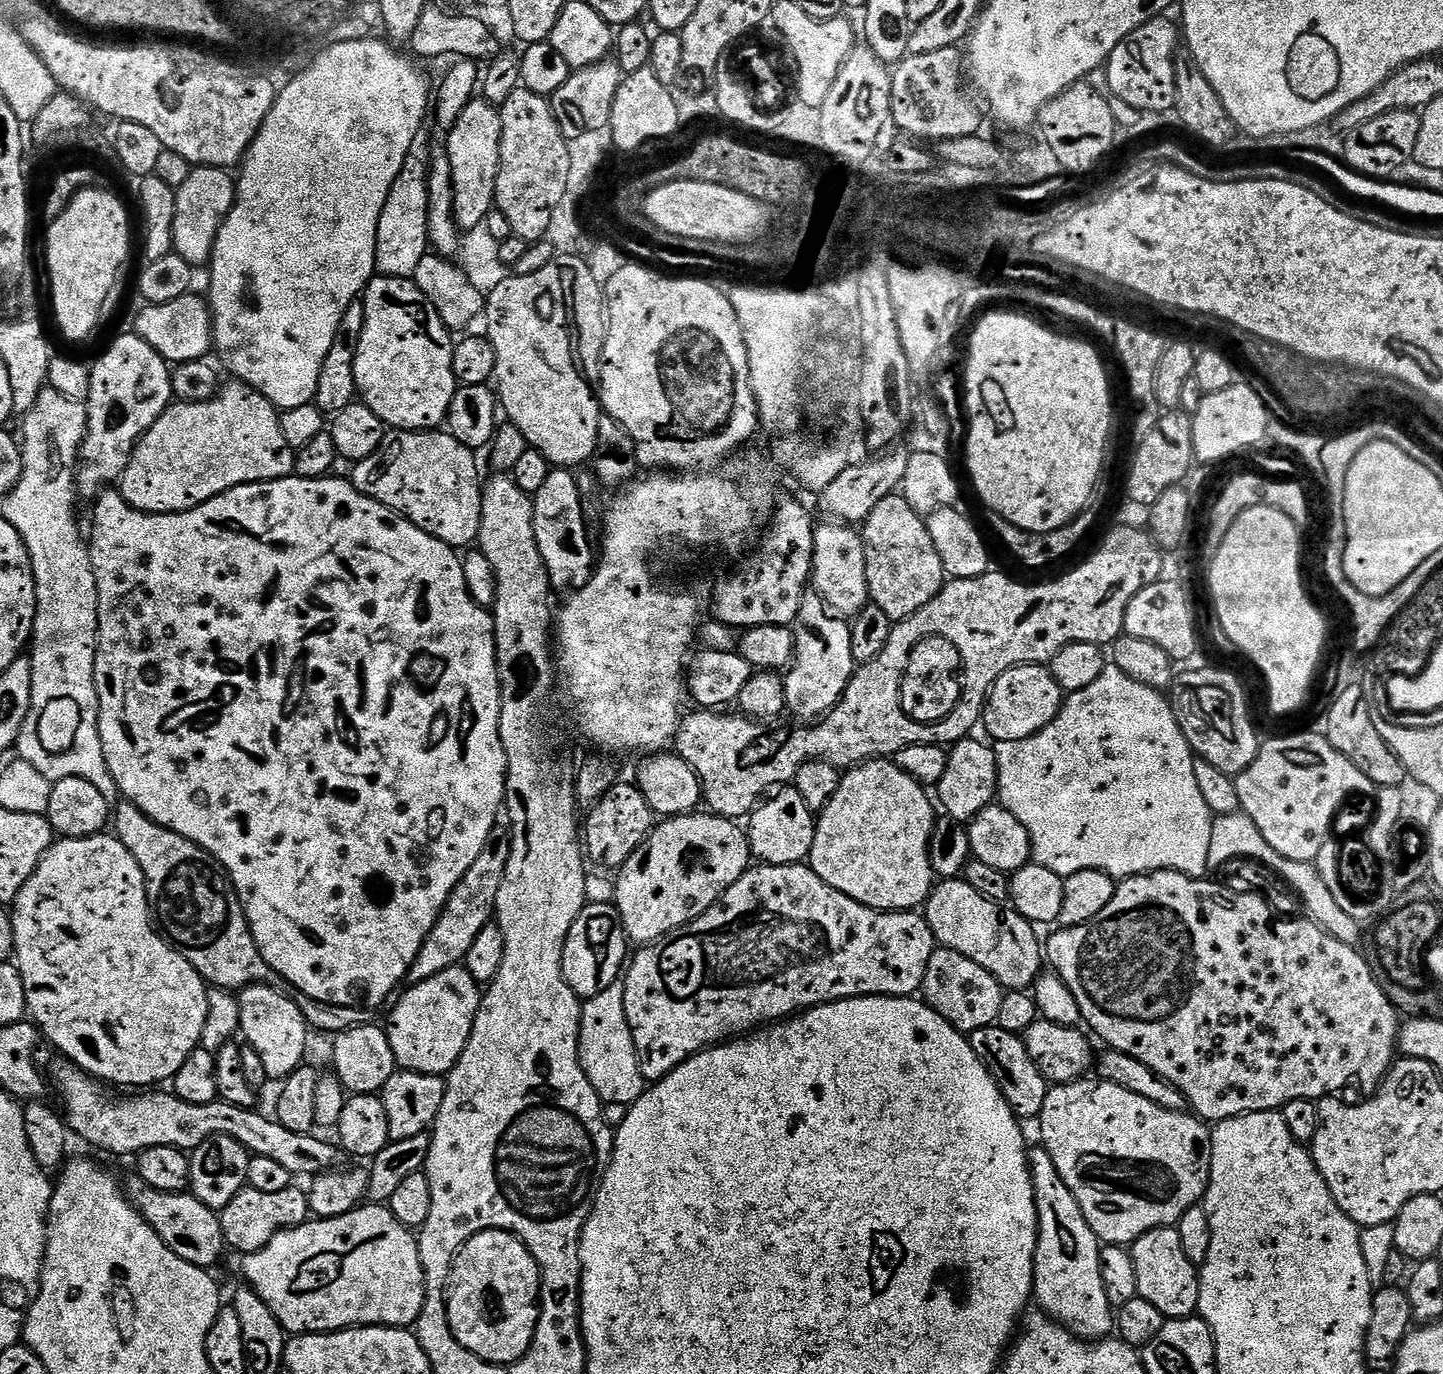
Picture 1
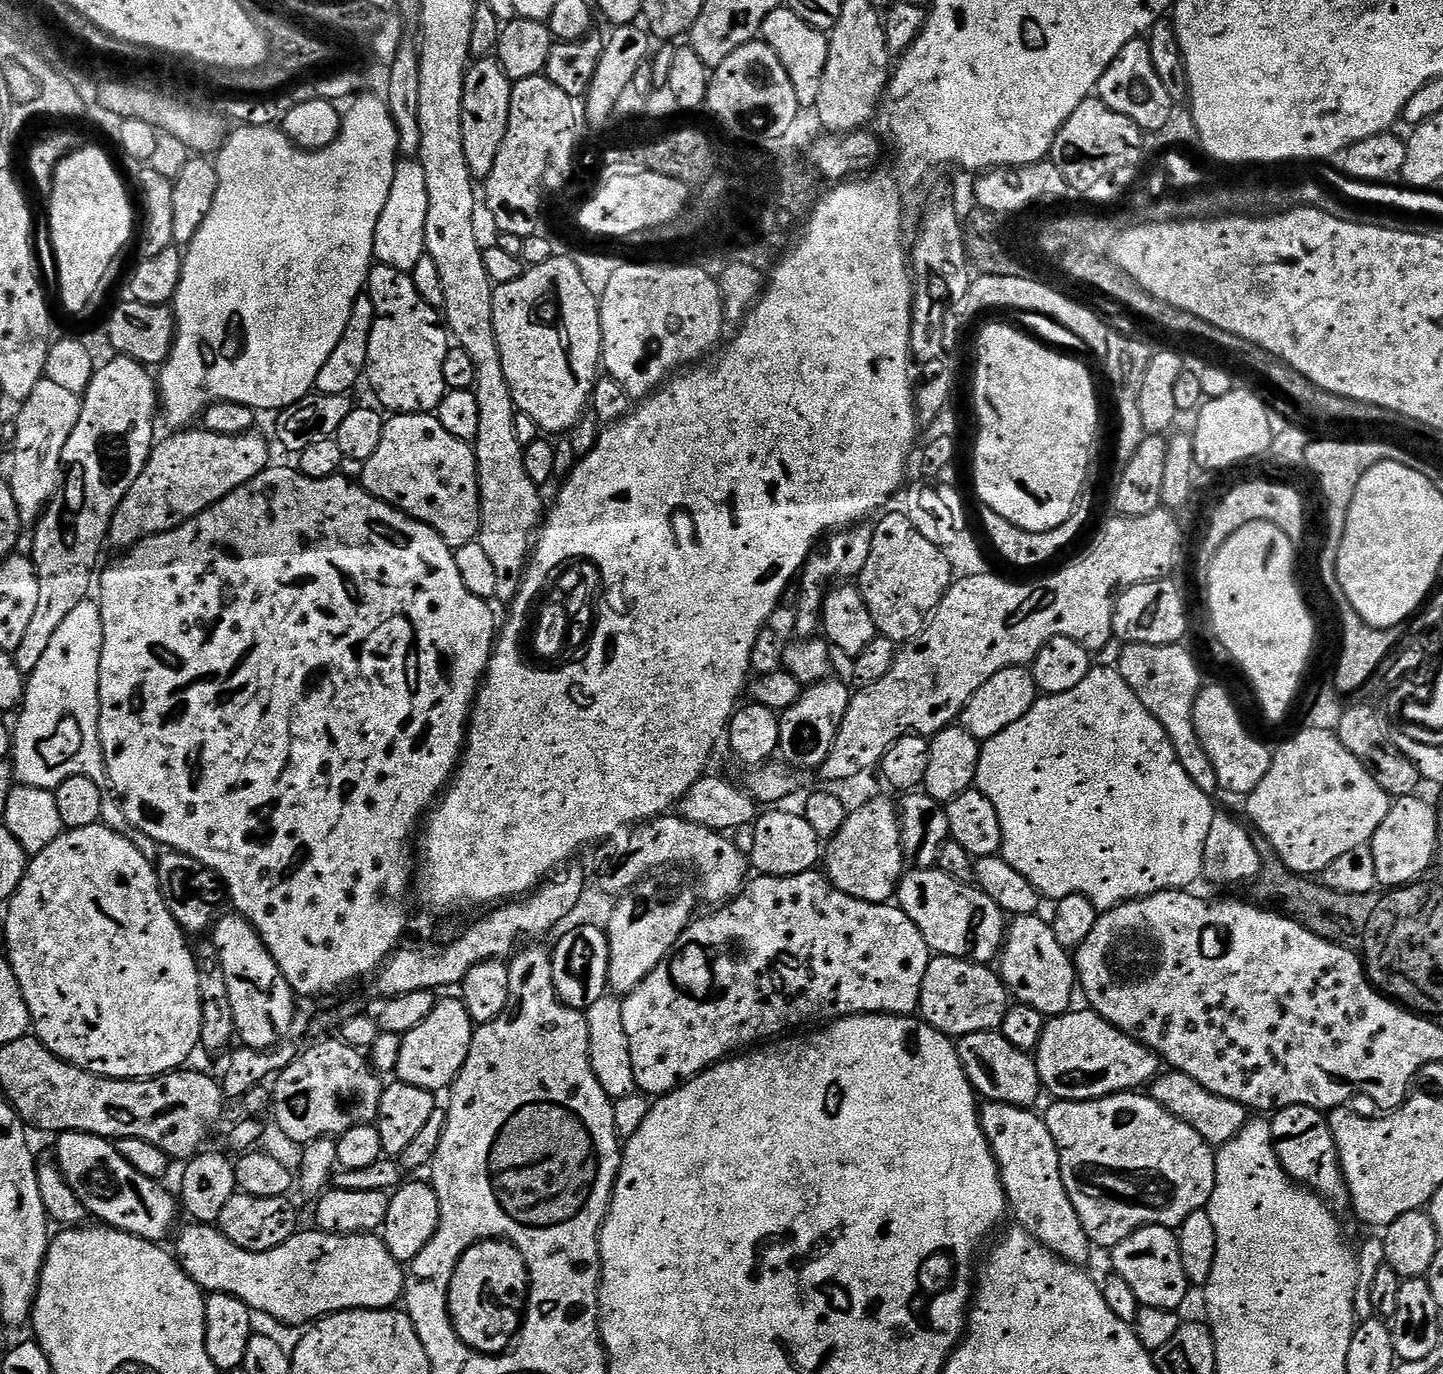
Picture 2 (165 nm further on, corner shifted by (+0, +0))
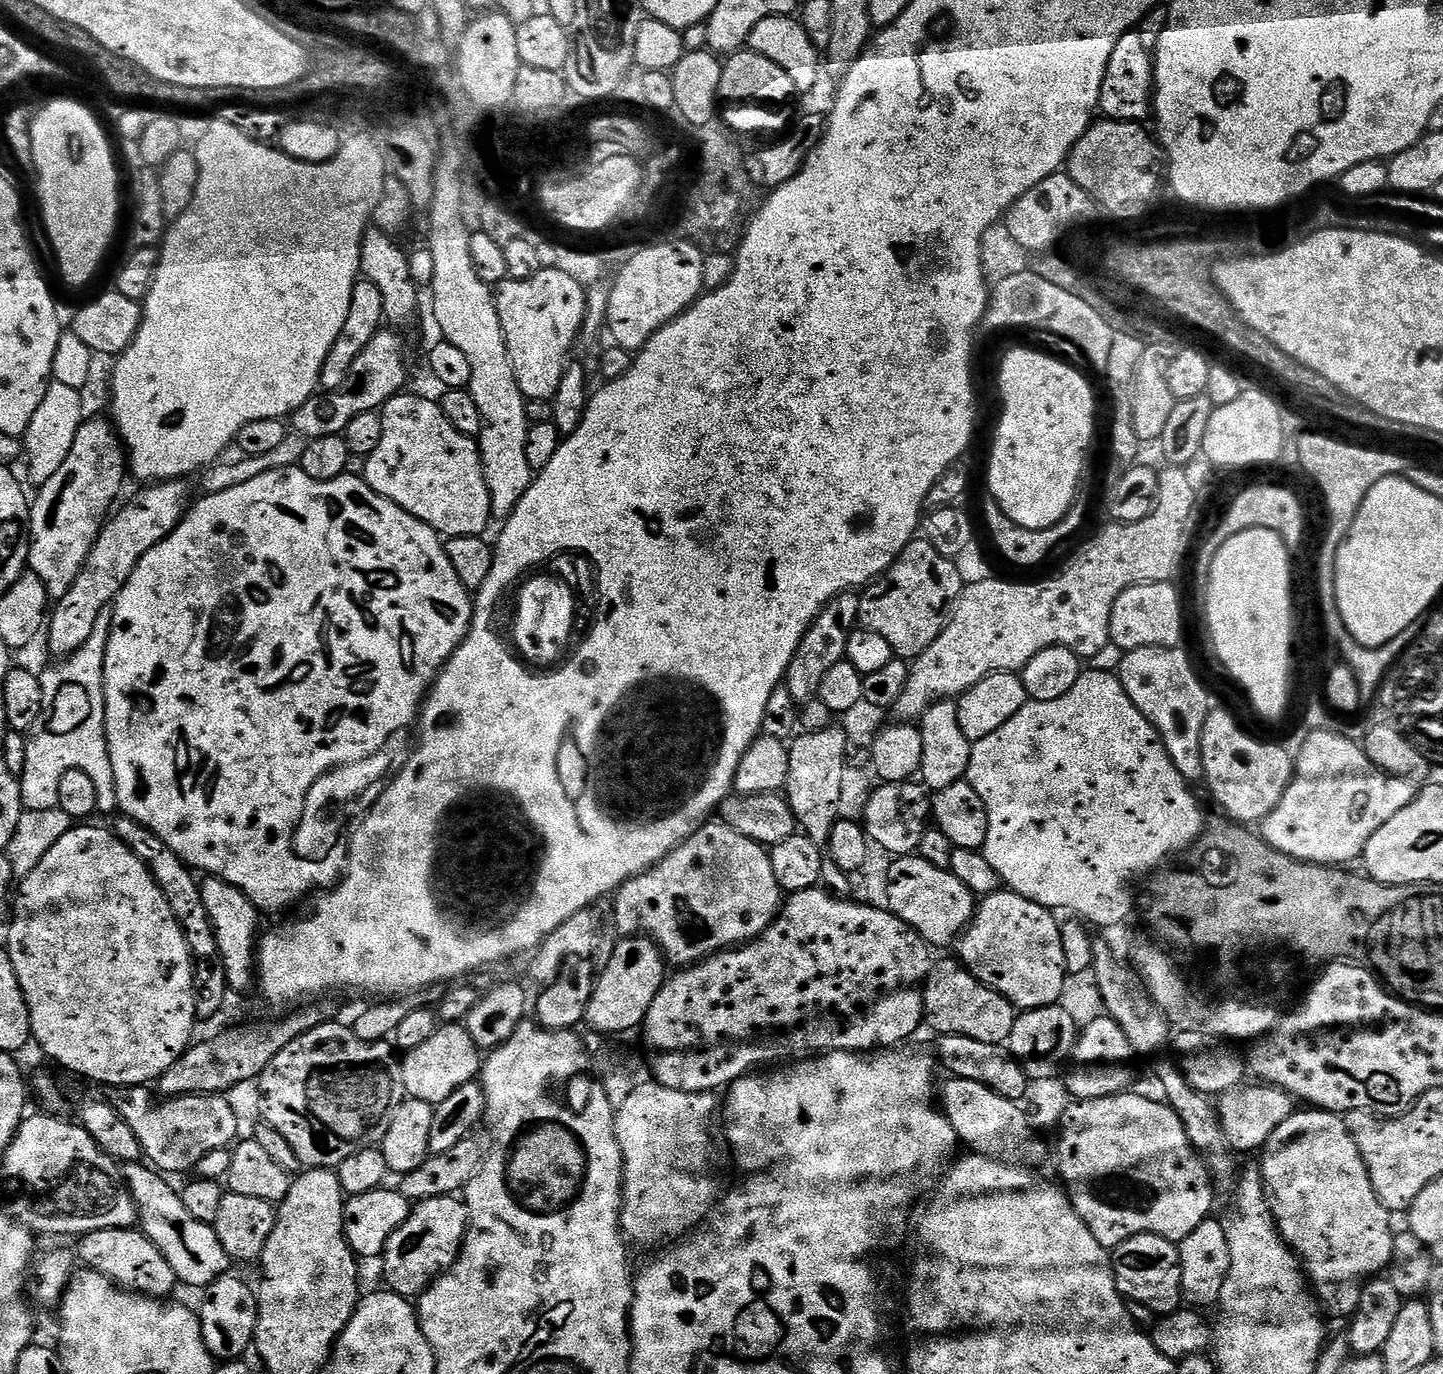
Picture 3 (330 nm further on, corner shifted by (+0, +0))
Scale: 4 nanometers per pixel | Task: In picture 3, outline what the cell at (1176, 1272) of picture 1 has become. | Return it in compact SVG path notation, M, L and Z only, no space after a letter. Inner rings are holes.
M1138 1234L1119 1244L1111 1257L1116 1285L1125 1301L1149 1308L1154 1314L1167 1314L1181 1307L1180 1249L1173 1241L1154 1234Z

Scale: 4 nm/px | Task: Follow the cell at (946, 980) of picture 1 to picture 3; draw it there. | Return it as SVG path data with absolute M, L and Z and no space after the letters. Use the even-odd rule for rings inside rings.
M955 959L944 960L935 965L928 974L924 986L924 1019L940 1036L974 1038L974 1042L990 1042L1007 1045L1014 1030L1017 1009L988 984L984 984L963 964Z

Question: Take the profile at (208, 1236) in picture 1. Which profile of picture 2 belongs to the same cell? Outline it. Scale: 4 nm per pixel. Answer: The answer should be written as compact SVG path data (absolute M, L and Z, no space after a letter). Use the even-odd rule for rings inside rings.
M61 1132L57 1140L60 1141L56 1144L54 1159L89 1217L97 1216L101 1225L129 1232L143 1240L164 1242L168 1235L173 1235L177 1227L177 1197L173 1193L172 1197L161 1181L138 1174L138 1170L118 1154L113 1141L85 1132Z

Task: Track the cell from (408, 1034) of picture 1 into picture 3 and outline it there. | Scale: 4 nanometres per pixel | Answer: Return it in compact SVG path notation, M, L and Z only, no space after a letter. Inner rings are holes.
M445 1023L437 1027L422 1045L406 1052L400 1065L399 1079L404 1080L404 1088L408 1091L405 1093L411 1099L435 1106L446 1102L454 1090L473 1083L481 1068L481 1053L470 1038L467 1027L463 1023Z

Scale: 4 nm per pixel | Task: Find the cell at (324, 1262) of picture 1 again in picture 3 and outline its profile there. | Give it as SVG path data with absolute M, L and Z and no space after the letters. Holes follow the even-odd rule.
M128 1162L122 1171L136 1203L139 1231L148 1236L158 1250L162 1250L166 1262L174 1266L174 1274L181 1285L189 1284L203 1290L229 1271L230 1261L226 1250L222 1250L222 1242L218 1242L215 1227L194 1218L194 1214L186 1210L183 1195L177 1189L175 1192L157 1169L144 1162Z

